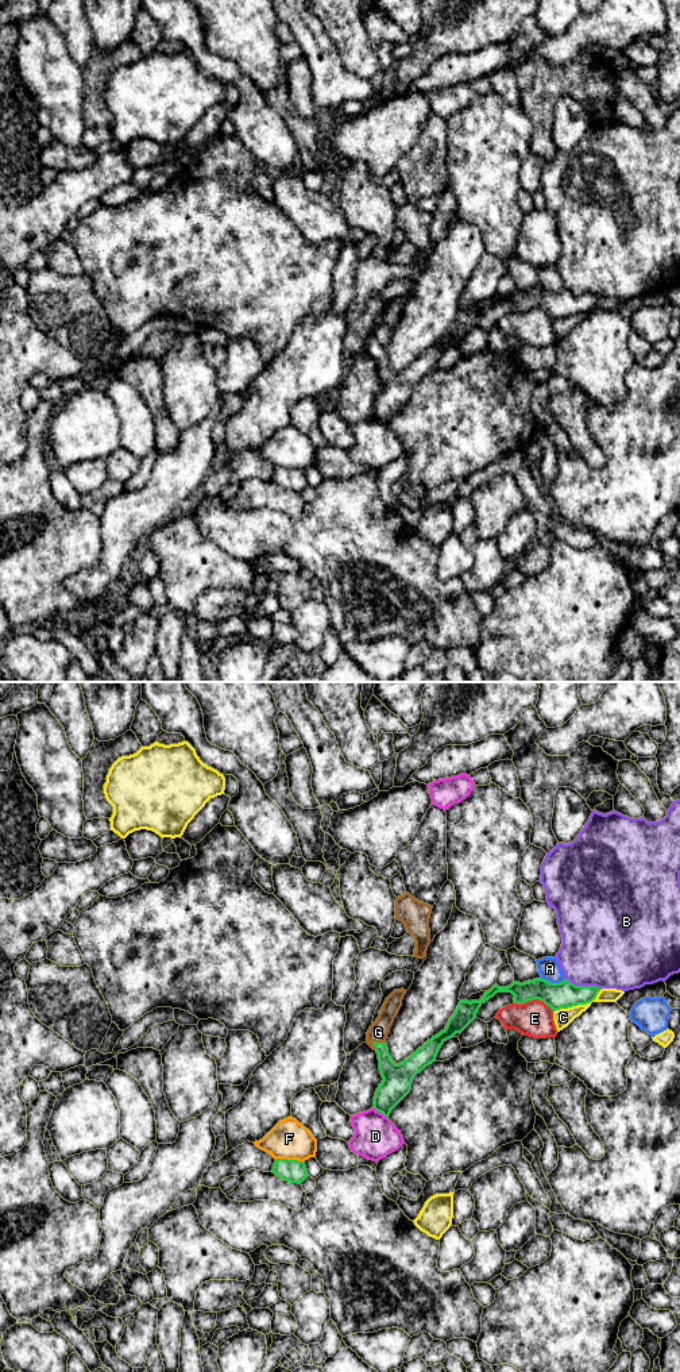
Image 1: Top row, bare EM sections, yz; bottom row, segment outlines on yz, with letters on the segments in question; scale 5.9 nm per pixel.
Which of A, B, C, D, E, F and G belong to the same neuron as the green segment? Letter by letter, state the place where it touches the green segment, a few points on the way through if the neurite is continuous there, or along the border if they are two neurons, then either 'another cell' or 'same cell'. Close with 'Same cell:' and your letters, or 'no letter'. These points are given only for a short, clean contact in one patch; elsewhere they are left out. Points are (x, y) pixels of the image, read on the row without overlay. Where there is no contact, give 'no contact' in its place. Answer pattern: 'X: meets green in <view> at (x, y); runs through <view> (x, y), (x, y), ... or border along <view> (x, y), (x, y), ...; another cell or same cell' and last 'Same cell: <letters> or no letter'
A: meets green in yz at (553, 292); another cell
B: meets green in yz at (583, 295); another cell
C: meets green in yz at (578, 312); another cell
D: meets green in yz at (381, 420); another cell
E: meets green in yz at (534, 307); another cell
F: meets green in yz at (289, 469); another cell
G: meets green in yz at (378, 351); runs through yz (397, 386), (386, 374), (378, 351), (378, 340); same cell
Same cell: G

